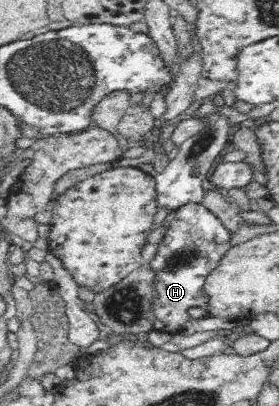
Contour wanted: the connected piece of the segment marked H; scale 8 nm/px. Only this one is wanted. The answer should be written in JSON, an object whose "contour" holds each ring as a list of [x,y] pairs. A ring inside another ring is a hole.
{"contour":[[[186,203],[170,215],[157,255],[149,262],[154,275],[154,296],[150,305],[153,330],[178,334],[193,321],[189,315],[193,307],[203,309],[205,315],[211,311],[211,296],[205,290],[205,281],[230,251],[231,238],[231,232],[222,221],[202,203]]]}

